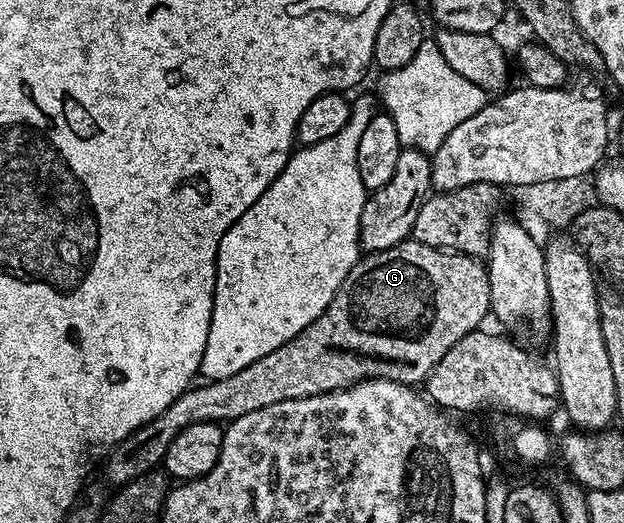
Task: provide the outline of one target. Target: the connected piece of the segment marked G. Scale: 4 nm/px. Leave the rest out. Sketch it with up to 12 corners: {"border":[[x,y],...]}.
{"border":[[364,254],[313,325],[192,386],[105,460],[363,379],[422,384],[491,294],[474,255]]}

